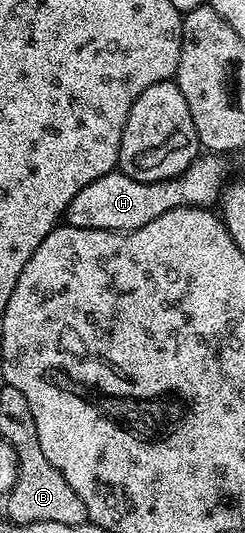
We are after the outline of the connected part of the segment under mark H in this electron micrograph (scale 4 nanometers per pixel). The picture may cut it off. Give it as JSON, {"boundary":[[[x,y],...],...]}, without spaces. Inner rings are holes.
{"boundary":[[[202,154],[176,178],[161,180],[152,184],[136,182],[136,178],[128,178],[121,170],[104,174],[104,178],[96,178],[96,182],[88,182],[76,198],[67,206],[64,220],[71,228],[91,228],[92,230],[108,230],[109,232],[131,232],[140,226],[148,226],[160,214],[168,214],[168,210],[180,207],[210,208],[219,203],[220,197],[227,187],[226,164],[221,155]]]}

